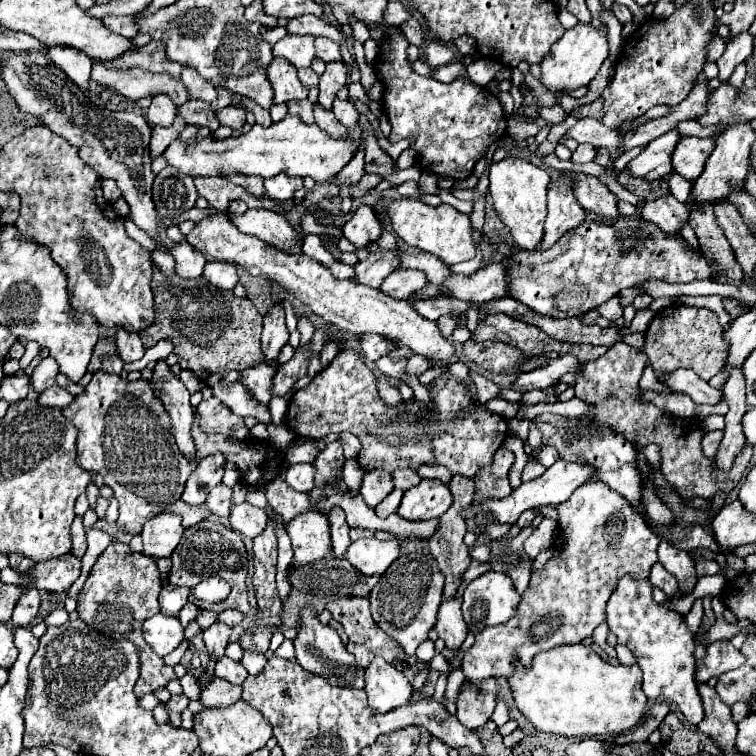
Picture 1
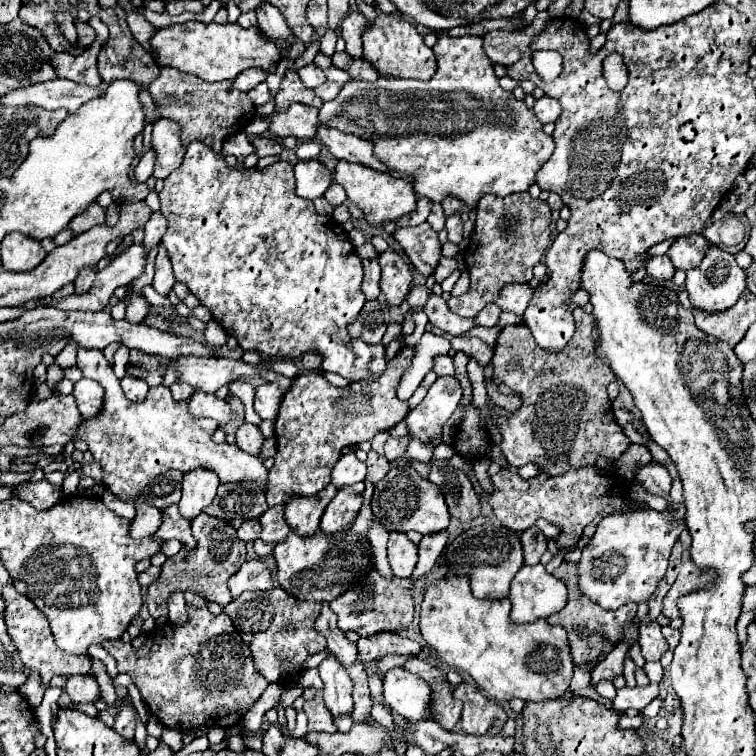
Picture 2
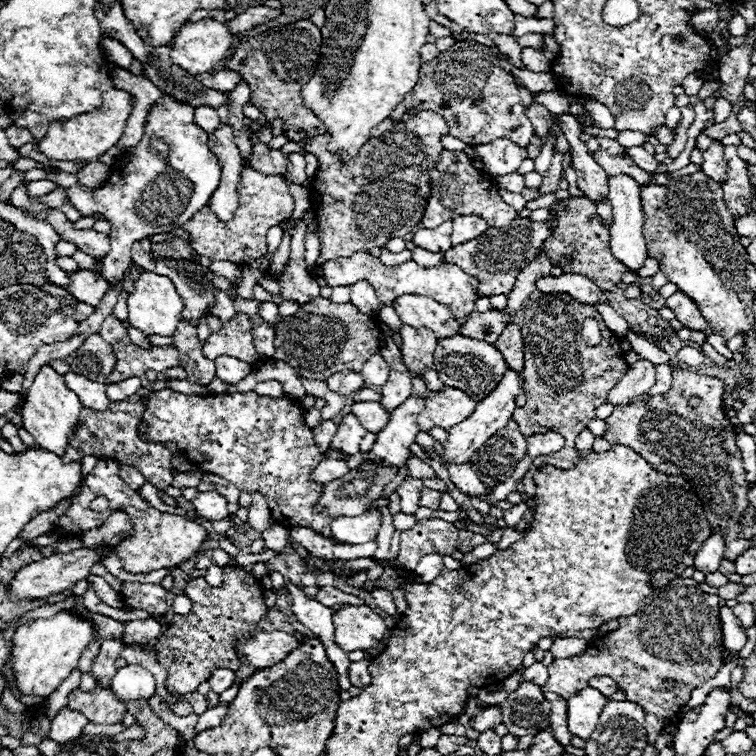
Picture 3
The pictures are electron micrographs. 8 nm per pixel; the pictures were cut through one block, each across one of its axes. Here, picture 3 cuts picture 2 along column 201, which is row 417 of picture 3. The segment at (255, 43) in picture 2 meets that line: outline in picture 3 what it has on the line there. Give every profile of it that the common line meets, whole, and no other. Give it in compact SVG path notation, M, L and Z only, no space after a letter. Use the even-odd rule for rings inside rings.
M44 364L28 390L26 404L22 406L22 426L34 436L34 440L44 450L50 450L50 452L62 456L64 448L66 448L66 438L78 422L80 410L82 410L82 404L80 404L78 396L64 384L64 376L58 374L52 366Z

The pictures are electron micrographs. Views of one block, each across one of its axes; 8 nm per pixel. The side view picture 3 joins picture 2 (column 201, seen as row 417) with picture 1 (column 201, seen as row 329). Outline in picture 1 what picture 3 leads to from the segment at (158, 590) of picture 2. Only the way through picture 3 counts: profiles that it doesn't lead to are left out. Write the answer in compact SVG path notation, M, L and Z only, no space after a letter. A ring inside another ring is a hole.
M206 518L204 522L192 526L192 528L186 528L184 536L182 536L180 544L176 546L176 550L172 552L170 560L172 560L172 572L170 572L168 580L174 586L194 588L198 582L202 582L204 578L208 578L212 574L218 574L220 578L224 578L232 586L232 592L222 602L208 604L208 602L198 600L196 596L188 596L188 602L196 604L198 608L206 608L206 610L214 610L214 612L222 612L226 608L236 608L244 614L250 612L246 584L244 584L246 572L248 572L248 556L246 556L246 548L244 548L242 538L230 526L214 522L214 518Z

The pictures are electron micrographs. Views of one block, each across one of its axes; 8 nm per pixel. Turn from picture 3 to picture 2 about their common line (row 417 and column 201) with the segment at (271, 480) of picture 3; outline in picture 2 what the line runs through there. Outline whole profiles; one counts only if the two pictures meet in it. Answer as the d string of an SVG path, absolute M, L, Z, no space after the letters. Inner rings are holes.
M192 142L188 146L188 150L186 150L184 162L180 164L180 168L176 172L172 172L164 180L164 188L158 192L158 196L160 196L160 204L162 204L160 210L168 218L168 232L164 234L162 244L170 254L170 260L172 260L172 266L174 266L174 278L178 282L184 282L190 288L190 292L200 300L200 304L204 304L212 312L214 320L230 336L238 338L240 348L258 352L260 356L264 356L268 360L272 360L272 358L292 358L292 360L296 360L296 358L302 358L308 352L316 352L316 354L322 356L322 370L324 372L336 372L336 374L344 376L350 382L364 380L364 378L376 378L376 376L380 376L384 372L384 368L386 368L384 346L382 344L368 346L368 344L362 344L360 340L358 340L358 346L354 346L354 342L352 342L352 338L348 336L348 330L346 330L346 326L356 320L358 312L362 310L362 306L366 302L366 298L364 298L364 294L360 290L360 284L362 284L362 260L358 258L354 246L350 244L348 234L344 232L344 228L332 216L318 214L314 210L312 200L296 196L296 192L294 192L294 172L292 172L290 162L280 160L280 162L268 166L268 168L250 168L250 170L238 172L236 168L230 168L224 162L222 154L212 152L202 142ZM274 342L280 344L276 352L270 350L270 344L274 344Z

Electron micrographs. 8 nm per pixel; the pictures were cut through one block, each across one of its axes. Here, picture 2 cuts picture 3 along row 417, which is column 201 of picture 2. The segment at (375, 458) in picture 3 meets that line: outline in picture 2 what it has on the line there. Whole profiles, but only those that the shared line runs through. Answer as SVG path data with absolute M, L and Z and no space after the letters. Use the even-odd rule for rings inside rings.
M202 390L194 392L194 396L188 400L188 408L194 418L212 418L220 426L232 420L232 410L228 402L216 398L214 394L206 394Z

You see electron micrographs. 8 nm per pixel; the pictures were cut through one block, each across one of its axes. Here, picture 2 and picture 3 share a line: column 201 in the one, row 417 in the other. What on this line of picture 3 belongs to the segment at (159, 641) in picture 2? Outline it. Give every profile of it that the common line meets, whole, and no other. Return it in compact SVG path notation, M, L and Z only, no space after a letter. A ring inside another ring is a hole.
M674 368L672 388L666 394L642 394L634 404L618 406L612 416L606 418L608 430L602 438L612 446L622 444L634 448L660 472L688 480L706 508L712 532L722 532L726 536L726 558L734 562L740 552L752 546L750 540L742 538L740 530L740 516L748 508L748 482L744 478L746 472L742 466L742 454L736 446L734 426L722 408L722 394L724 386L718 378ZM692 396L700 398L696 408L688 406Z

